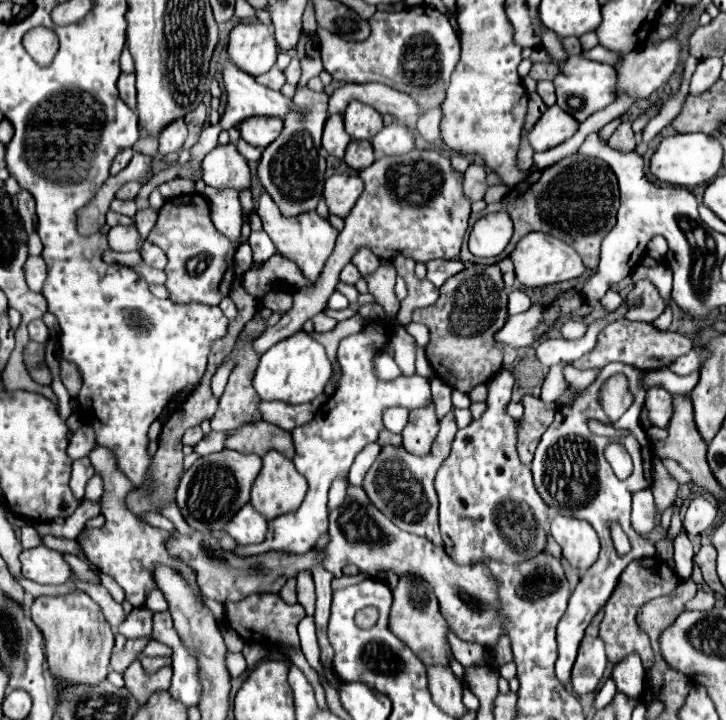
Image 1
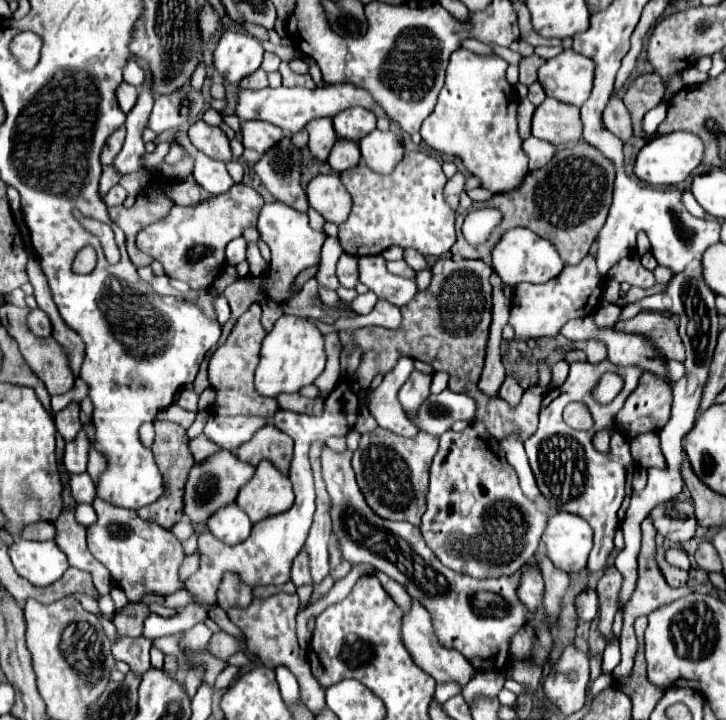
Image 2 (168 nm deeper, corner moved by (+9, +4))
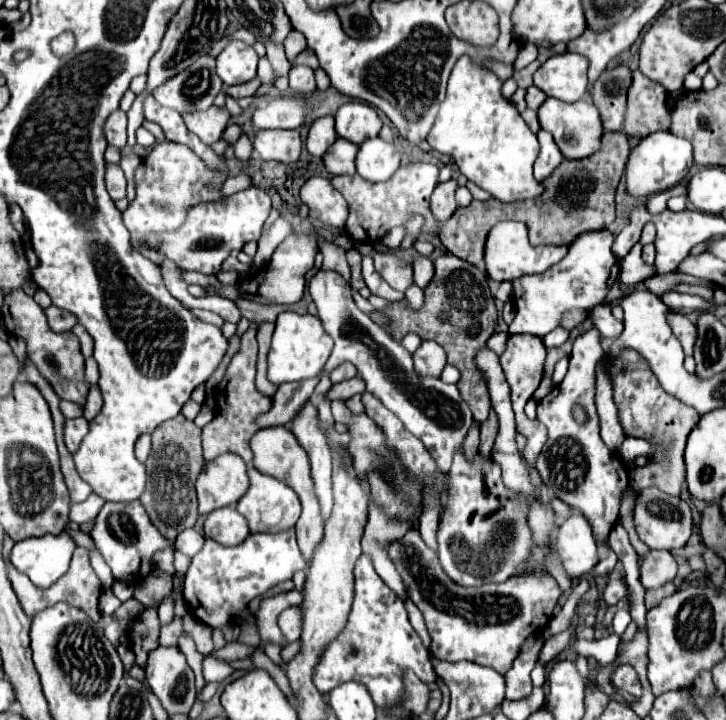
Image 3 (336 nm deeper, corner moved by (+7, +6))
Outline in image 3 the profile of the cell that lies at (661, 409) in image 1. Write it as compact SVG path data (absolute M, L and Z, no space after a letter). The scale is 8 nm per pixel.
M623 349L617 357L605 355L601 365L605 367L613 383L613 401L619 411L619 423L623 427L623 433L647 439L657 445L655 457L649 459L645 467L631 471L629 481L633 489L641 491L645 487L657 487L669 495L679 495L685 481L685 443L701 415L693 407L681 403L677 397L665 393L645 357L641 357L637 351Z

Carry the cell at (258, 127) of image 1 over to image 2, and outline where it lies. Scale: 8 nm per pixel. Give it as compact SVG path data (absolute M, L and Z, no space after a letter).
M243 121L241 135L243 135L243 147L255 149L257 153L265 153L283 137L283 131L267 121Z

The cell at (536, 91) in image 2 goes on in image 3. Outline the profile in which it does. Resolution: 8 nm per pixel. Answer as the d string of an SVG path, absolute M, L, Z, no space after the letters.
M529 87L529 89L527 89L525 101L527 101L527 107L529 107L529 109L537 111L537 109L543 105L545 99L547 99L547 95L545 95L541 89L537 89L537 87Z

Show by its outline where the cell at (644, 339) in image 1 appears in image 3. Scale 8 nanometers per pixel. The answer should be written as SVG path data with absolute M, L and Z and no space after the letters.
M667 313L667 323L671 325L675 337L681 341L685 355L693 355L693 345L697 339L697 327L681 313Z

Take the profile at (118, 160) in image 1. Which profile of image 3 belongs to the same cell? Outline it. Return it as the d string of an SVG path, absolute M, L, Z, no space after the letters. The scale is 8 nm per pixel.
M121 109L111 113L105 121L105 127L103 127L107 141L119 149L123 149L127 143L127 131L125 129L127 129L127 115Z

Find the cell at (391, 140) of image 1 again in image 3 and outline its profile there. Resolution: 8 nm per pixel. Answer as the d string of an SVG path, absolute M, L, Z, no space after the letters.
M381 137L365 141L359 147L355 161L357 173L373 183L387 181L399 169L399 163L401 163L401 153L397 151L397 147L385 143Z

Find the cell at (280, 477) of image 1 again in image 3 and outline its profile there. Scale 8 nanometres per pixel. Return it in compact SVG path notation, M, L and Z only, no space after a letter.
M249 467L249 479L251 479L251 487L249 491L239 499L237 503L237 511L247 519L249 531L251 533L277 533L277 531L287 531L293 529L299 515L301 515L301 503L299 497L293 489L289 489L285 483L259 473L255 467Z

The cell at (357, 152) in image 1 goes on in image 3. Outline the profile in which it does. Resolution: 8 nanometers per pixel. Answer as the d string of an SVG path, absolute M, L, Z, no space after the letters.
M339 137L335 145L323 155L325 169L329 171L329 175L353 175L355 155L357 155L357 145Z

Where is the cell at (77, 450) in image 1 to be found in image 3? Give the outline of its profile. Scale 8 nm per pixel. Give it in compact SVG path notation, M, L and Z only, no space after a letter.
M13 289L5 295L1 313L3 313L3 321L7 325L7 331L15 337L25 339L29 359L37 365L39 373L51 383L53 391L61 399L83 405L85 397L89 393L89 383L85 379L85 359L79 351L79 339L71 331L67 331L67 333L51 331L45 311L23 289Z

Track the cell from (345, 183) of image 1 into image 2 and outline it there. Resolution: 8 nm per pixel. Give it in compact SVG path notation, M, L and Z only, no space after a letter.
M337 173L317 175L311 179L307 185L307 199L309 205L325 217L325 221L333 221L337 225L343 223L351 211L351 195Z

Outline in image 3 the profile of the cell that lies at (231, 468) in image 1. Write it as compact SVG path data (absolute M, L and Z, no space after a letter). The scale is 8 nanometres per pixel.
M233 453L219 455L217 459L205 463L195 487L201 515L219 507L235 505L249 489L247 465Z

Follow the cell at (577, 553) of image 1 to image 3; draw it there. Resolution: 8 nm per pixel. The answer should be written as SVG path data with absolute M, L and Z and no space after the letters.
M573 513L559 527L555 551L571 577L583 577L599 563L591 525L581 513Z

